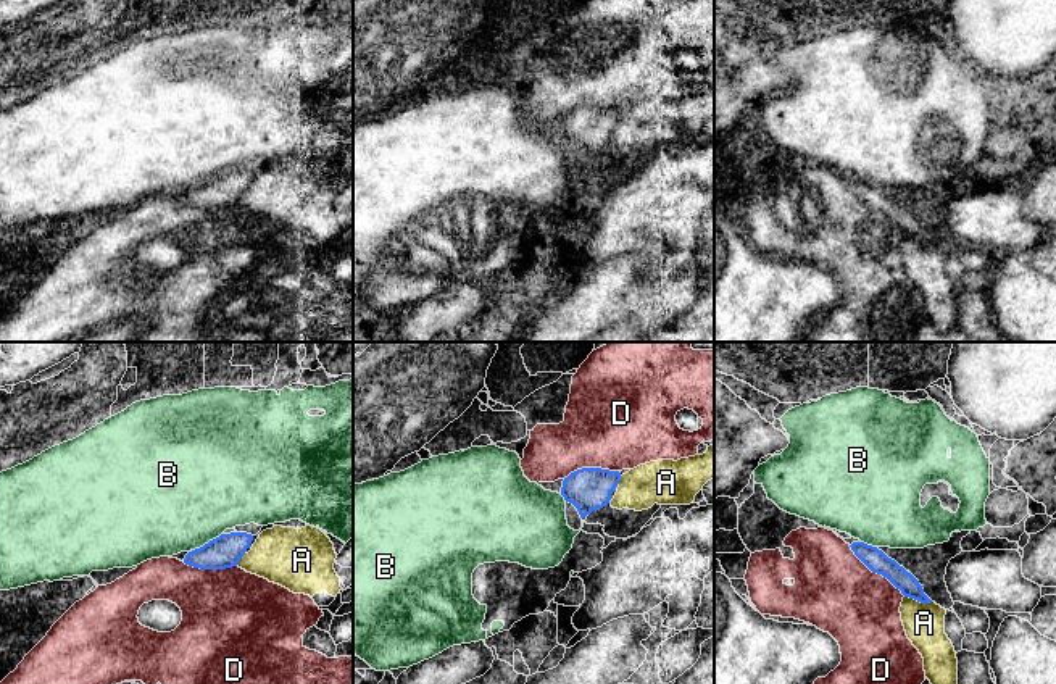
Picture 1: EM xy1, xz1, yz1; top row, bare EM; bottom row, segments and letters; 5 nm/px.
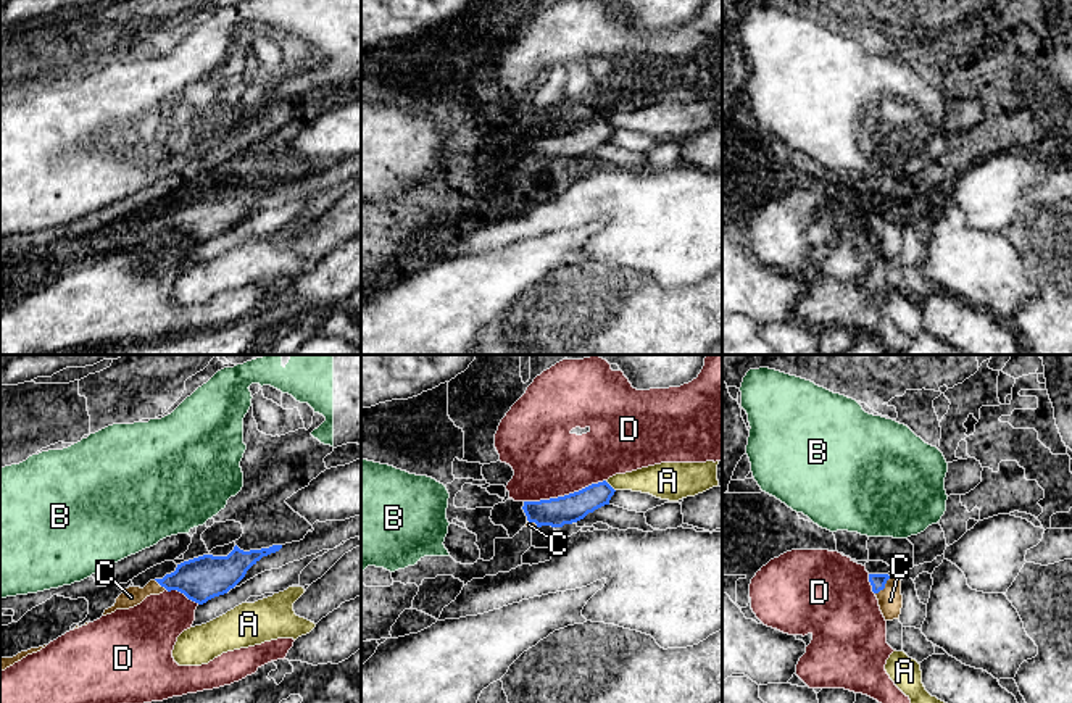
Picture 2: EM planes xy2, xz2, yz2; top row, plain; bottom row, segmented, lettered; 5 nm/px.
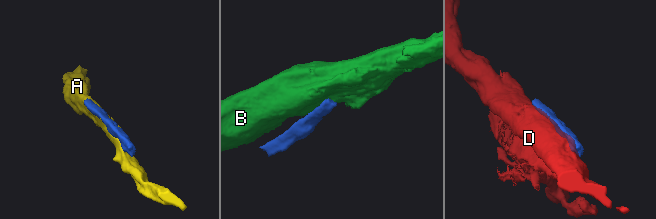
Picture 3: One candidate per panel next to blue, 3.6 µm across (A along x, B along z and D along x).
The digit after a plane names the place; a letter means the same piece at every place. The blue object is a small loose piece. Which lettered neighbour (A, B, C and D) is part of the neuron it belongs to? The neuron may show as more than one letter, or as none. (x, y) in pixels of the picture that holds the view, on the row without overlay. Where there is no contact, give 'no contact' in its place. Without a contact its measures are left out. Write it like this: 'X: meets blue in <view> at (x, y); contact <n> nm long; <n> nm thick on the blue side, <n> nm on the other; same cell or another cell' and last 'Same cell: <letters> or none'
A: meets blue in yz1 at (918, 239); contact 140 nm long; 100 nm thick on the blue side, 200 nm on the other; another cell
B: meets blue in xy1 at (208, 181); contact 180 nm long; 160 nm thick on the blue side, 500 nm on the other; another cell
C: meets blue in yz2 at (884, 226); contact 120 nm long; 80 nm thick on the blue side, 130 nm on the other; same cell
D: meets blue in xz2 at (565, 134); contact 420 nm long; 140 nm thick on the blue side, 360 nm on the other; another cell
Same cell: C

